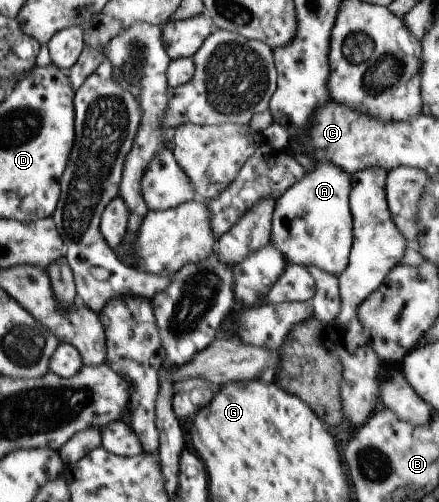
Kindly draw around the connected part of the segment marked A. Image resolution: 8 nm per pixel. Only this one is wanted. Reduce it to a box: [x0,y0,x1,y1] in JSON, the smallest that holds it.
[269,158,352,277]

